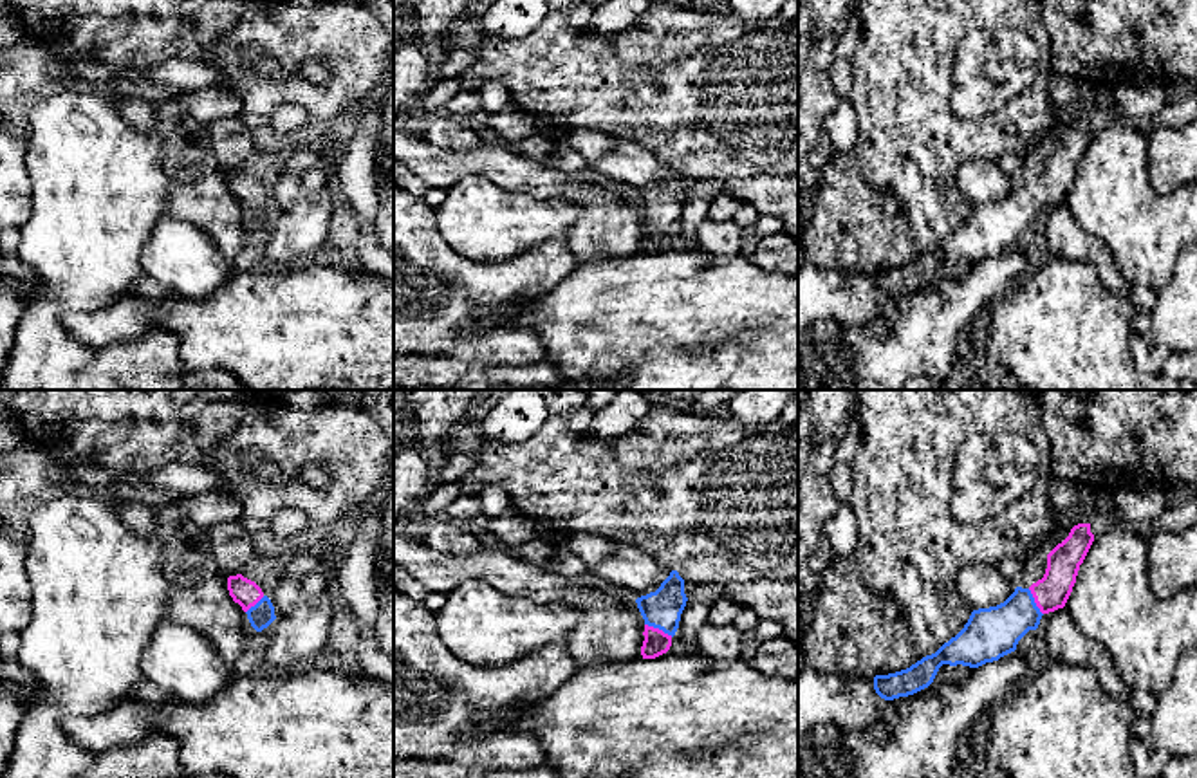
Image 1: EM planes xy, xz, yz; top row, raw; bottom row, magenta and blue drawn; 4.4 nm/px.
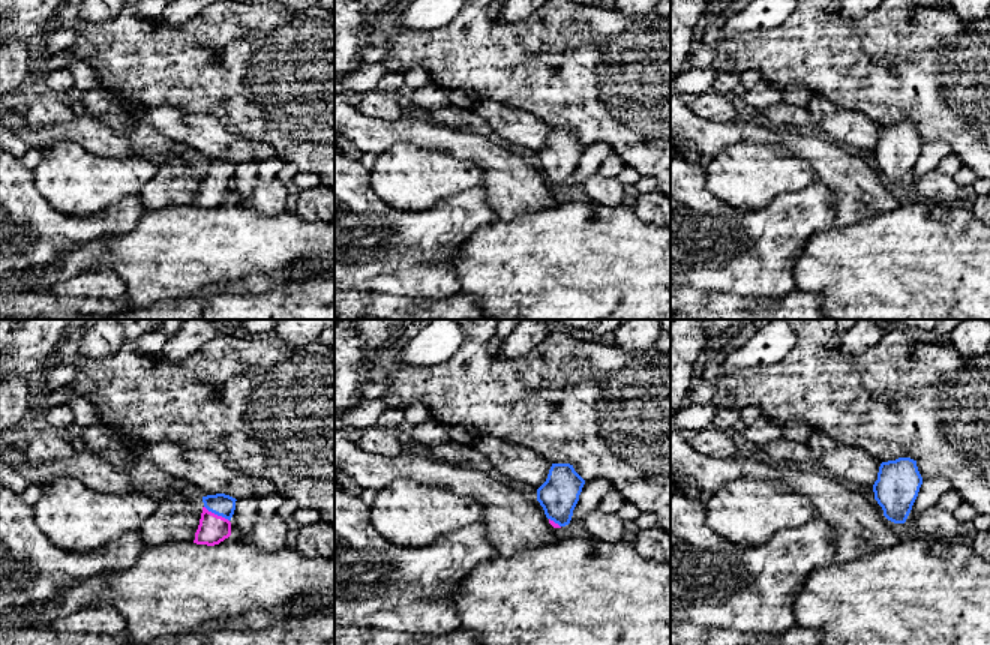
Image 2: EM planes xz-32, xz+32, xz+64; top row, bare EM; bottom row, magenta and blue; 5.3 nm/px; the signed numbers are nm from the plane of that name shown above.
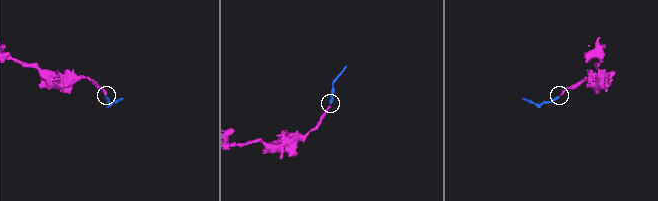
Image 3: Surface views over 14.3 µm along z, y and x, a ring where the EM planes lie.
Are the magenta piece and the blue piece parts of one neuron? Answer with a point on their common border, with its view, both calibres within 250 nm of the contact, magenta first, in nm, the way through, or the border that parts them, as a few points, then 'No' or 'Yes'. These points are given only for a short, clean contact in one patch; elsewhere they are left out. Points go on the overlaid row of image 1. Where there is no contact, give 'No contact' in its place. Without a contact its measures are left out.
Touches magenta at xz (658, 629). Thickness 120 nm (magenta) against 170 nm. Path across: xz (656, 643), (658, 629), (661, 609). Yes

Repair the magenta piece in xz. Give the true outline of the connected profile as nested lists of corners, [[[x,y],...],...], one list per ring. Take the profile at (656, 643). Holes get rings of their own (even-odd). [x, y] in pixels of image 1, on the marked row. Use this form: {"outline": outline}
{"outline": [[[672,570],[655,592],[636,599],[645,619],[643,659],[655,659],[670,650],[686,601],[684,579],[677,570]]]}

